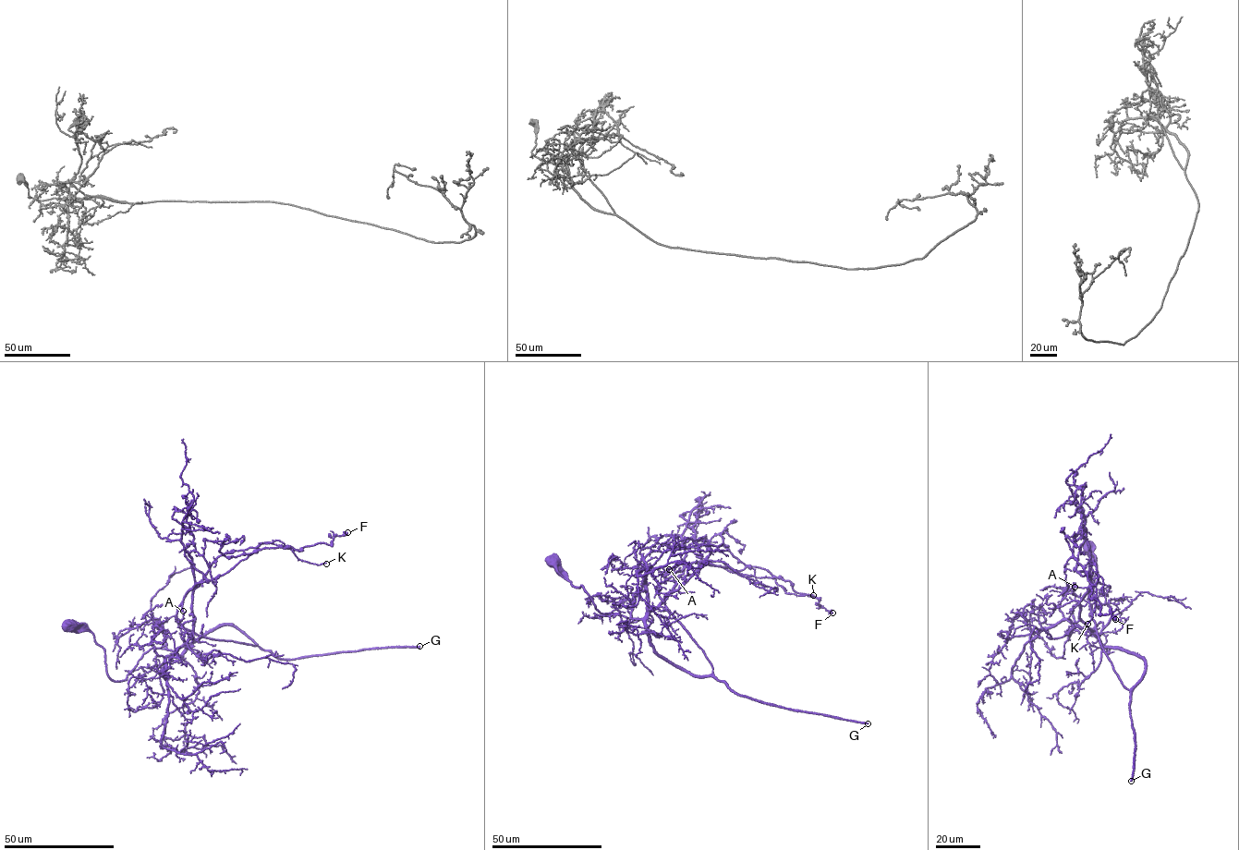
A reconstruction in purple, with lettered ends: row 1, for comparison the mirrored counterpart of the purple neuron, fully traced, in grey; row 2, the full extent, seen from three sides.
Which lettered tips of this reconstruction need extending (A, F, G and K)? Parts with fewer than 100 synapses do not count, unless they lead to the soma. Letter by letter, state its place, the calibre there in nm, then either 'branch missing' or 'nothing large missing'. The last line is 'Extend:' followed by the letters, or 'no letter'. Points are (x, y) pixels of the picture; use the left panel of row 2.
A: (183, 611) | 240 nm | nothing large missing
F: (347, 532) | 550 nm | nothing large missing
G: (419, 646) | 400 nm | branch missing
K: (326, 564) | 140 nm | nothing large missing
Extend: G

